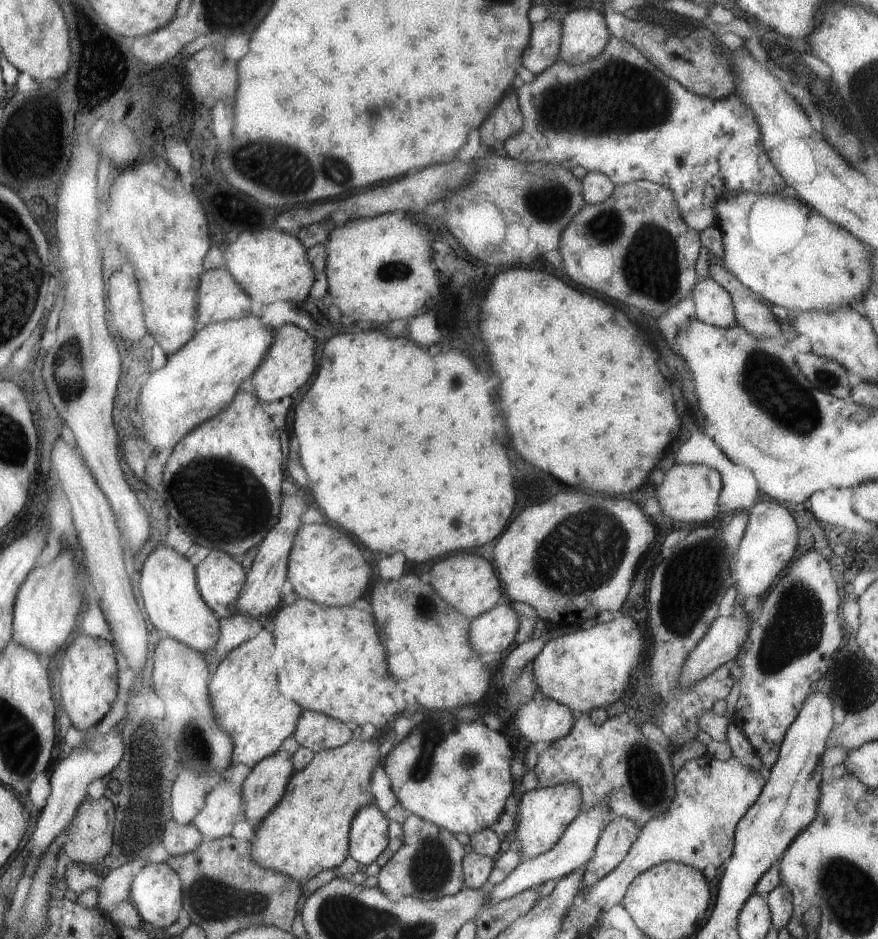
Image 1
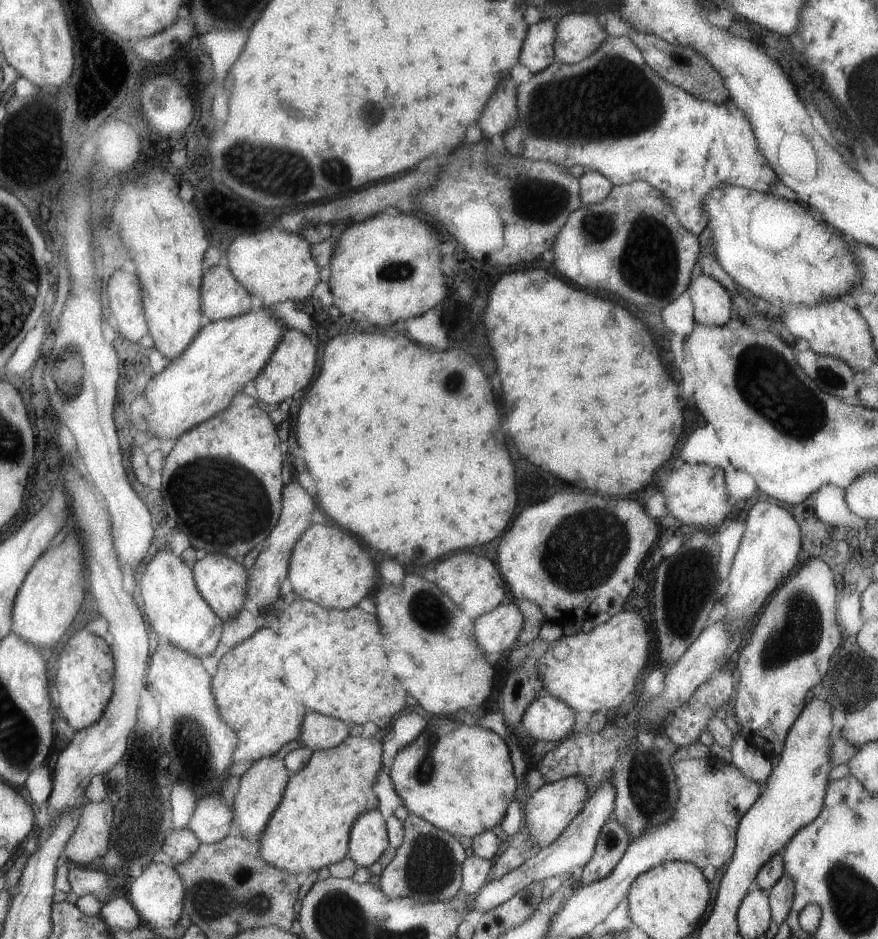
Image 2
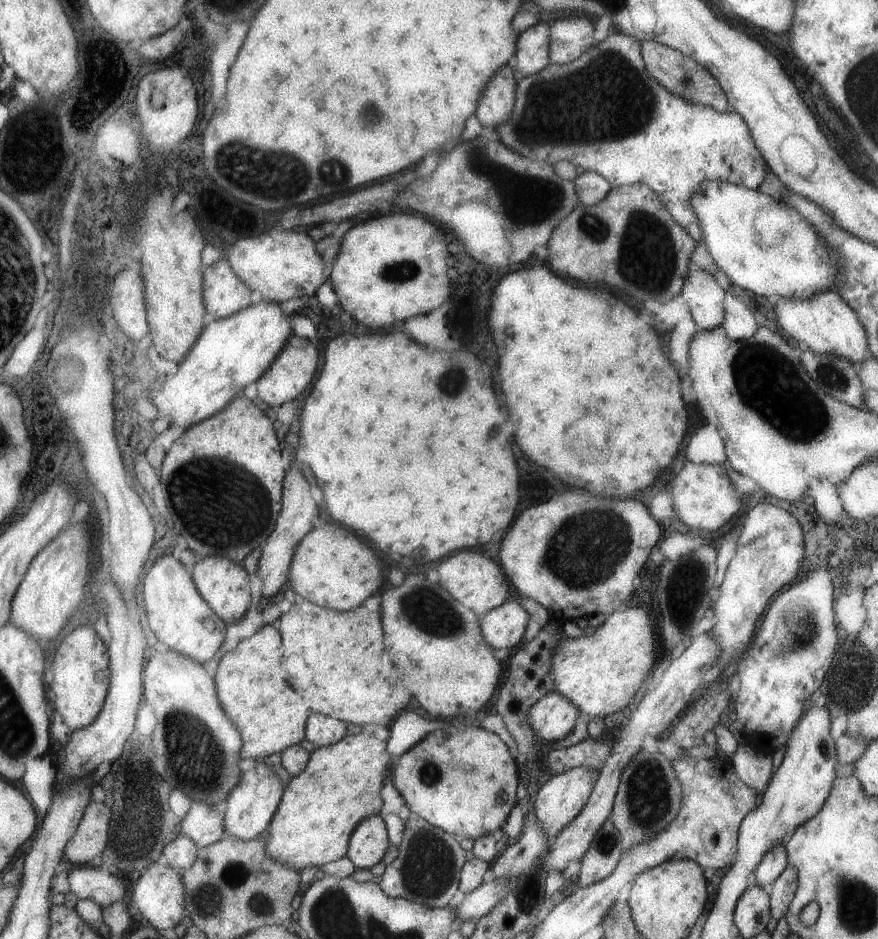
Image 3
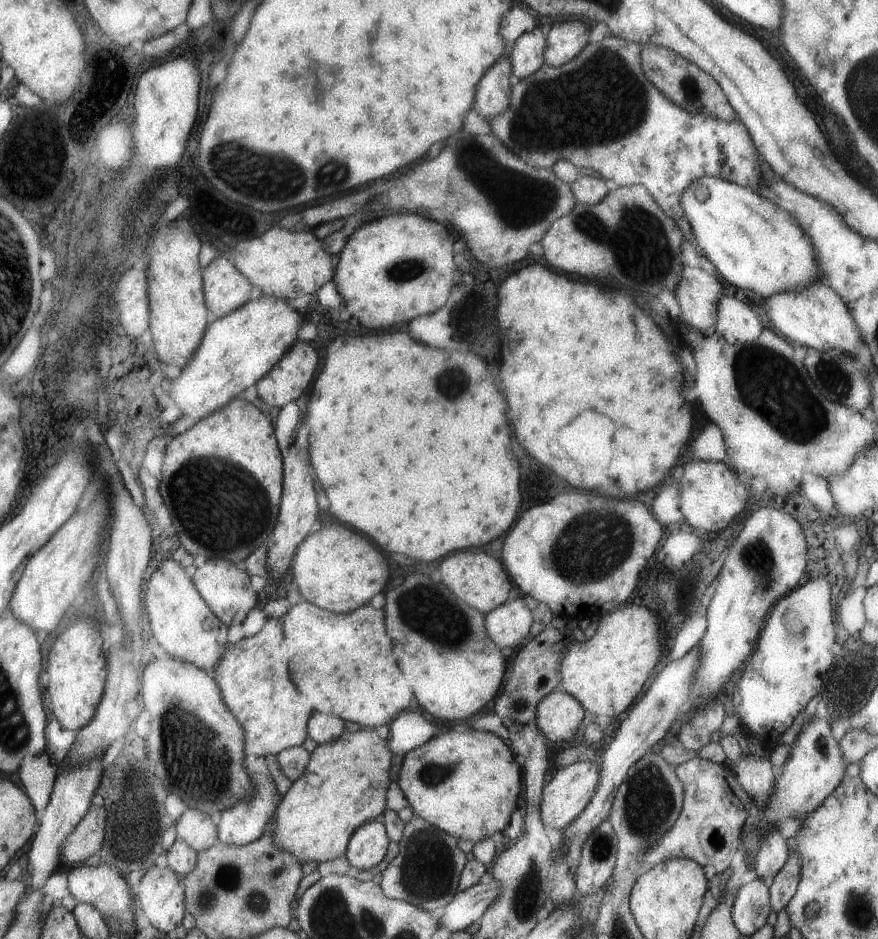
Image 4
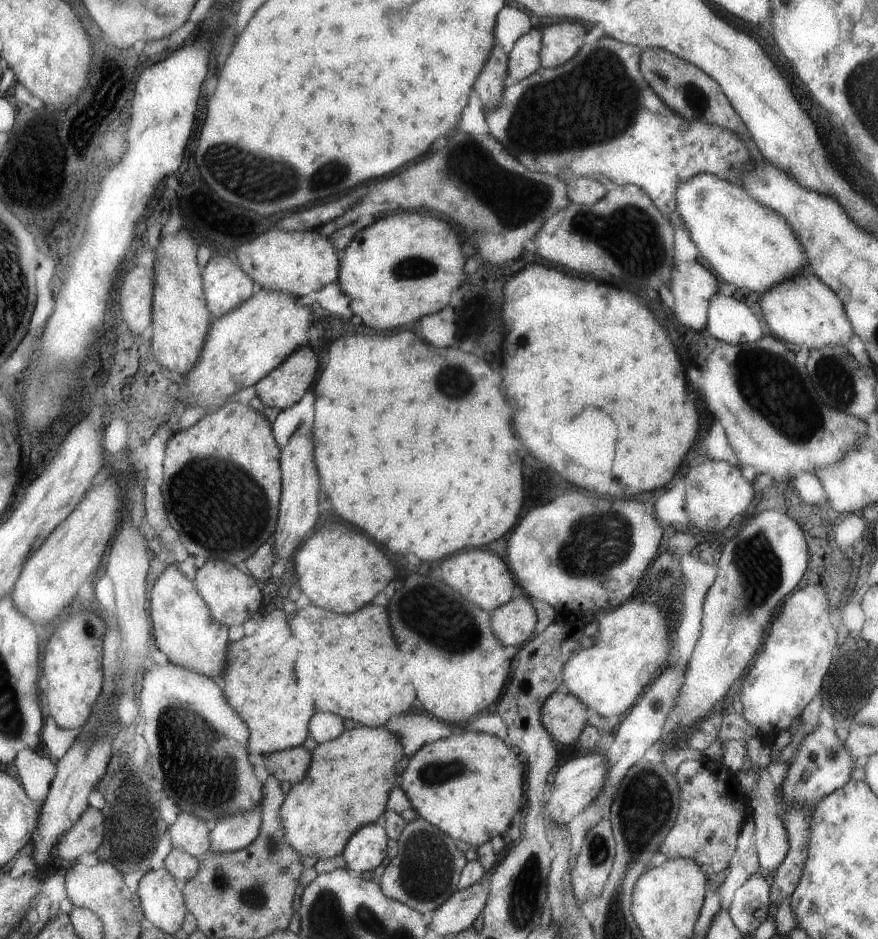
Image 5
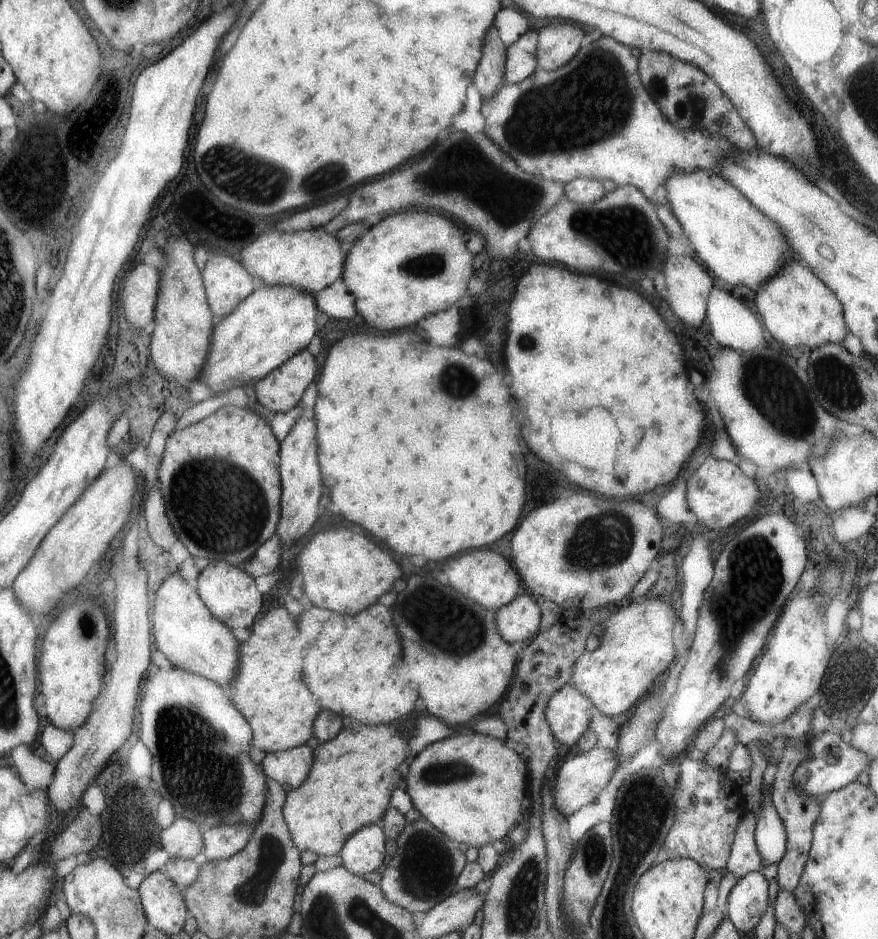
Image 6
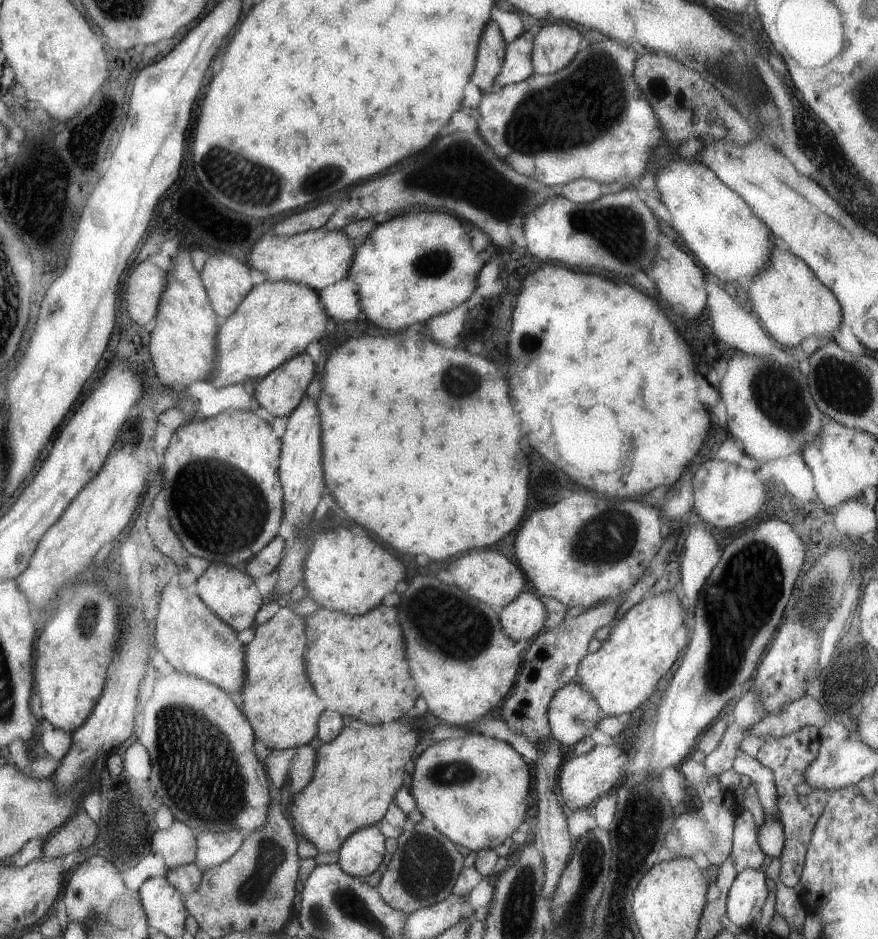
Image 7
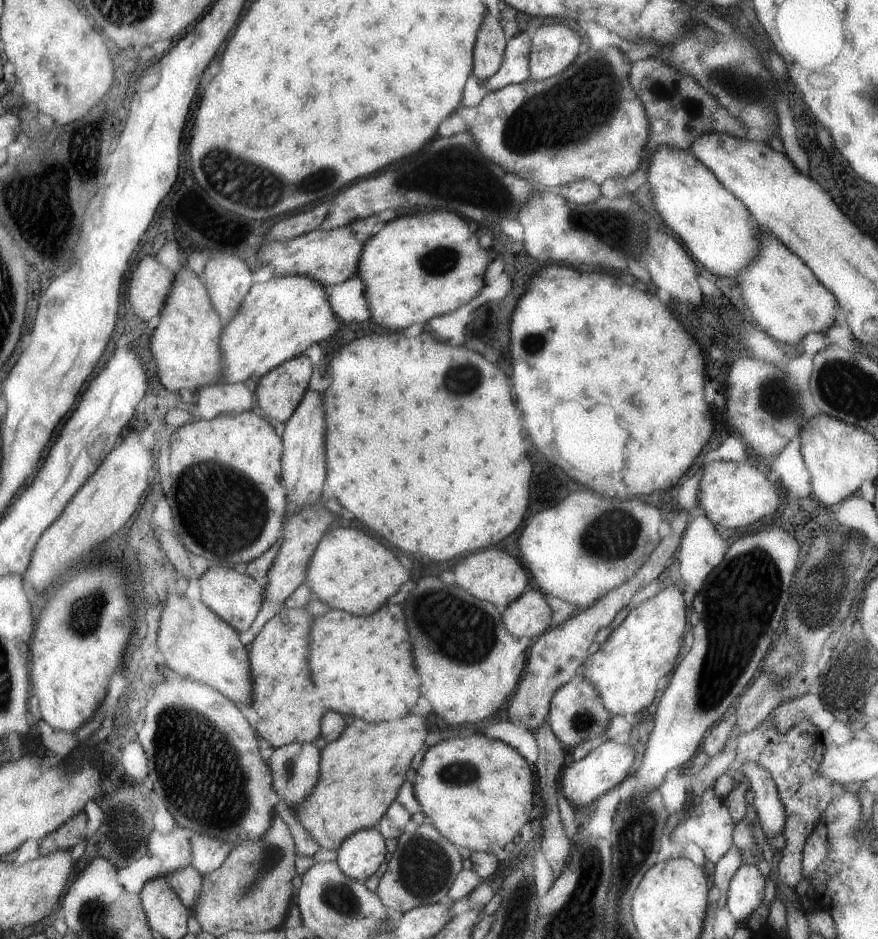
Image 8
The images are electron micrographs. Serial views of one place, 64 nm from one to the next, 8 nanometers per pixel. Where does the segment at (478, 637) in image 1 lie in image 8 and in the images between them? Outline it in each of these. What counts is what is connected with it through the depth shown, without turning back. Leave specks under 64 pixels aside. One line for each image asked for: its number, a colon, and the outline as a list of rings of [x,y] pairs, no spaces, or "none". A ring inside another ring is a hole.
2: [[[513,602],[501,604],[493,612],[485,614],[477,620],[479,646],[487,654],[499,652],[505,656],[505,652],[515,646],[519,632],[523,628],[523,622],[525,622],[525,618]]]
3: [[[513,596],[507,604],[495,608],[485,618],[481,618],[483,624],[483,636],[487,644],[493,650],[511,650],[521,644],[525,630],[527,630],[529,614],[519,604],[517,596]]]
4: [[[523,596],[509,600],[487,616],[487,632],[491,640],[495,640],[495,644],[505,650],[519,648],[519,644],[523,646],[523,640],[529,638],[531,626],[533,612],[525,604]]]
5: [[[519,596],[503,608],[497,608],[491,614],[491,622],[495,634],[499,636],[499,640],[503,640],[505,646],[523,646],[533,636],[539,616],[529,598]]]
6: [[[521,594],[507,608],[497,612],[499,632],[509,644],[531,642],[539,634],[543,610],[535,600],[533,594]]]
7: [[[525,590],[515,602],[511,602],[501,612],[501,620],[507,636],[515,642],[533,640],[547,630],[545,604],[539,600],[539,594],[535,590]]]
8: [[[533,586],[505,610],[503,620],[517,638],[535,640],[553,628],[553,610],[545,600],[545,592]]]

